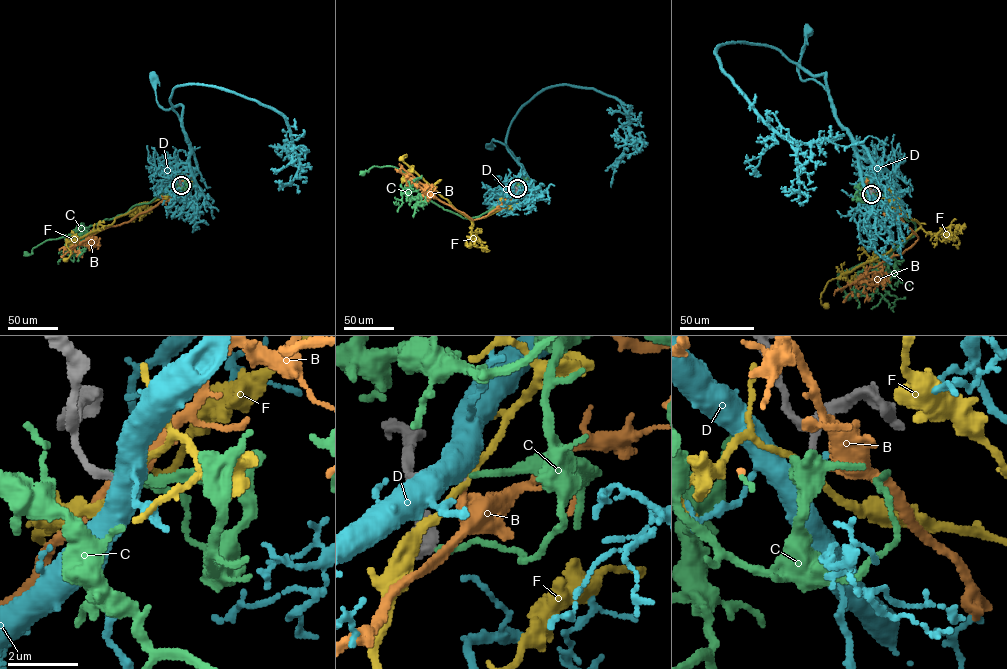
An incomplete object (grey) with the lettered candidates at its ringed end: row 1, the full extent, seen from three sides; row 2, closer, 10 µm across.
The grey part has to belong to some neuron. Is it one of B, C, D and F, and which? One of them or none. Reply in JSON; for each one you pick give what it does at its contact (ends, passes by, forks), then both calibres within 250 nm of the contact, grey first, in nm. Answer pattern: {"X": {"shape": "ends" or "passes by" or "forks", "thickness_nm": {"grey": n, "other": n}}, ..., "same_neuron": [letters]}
{"C": {"shape": "ends", "thickness_nm": {"grey": 190, "other": 200}}, "same_neuron": ["C"]}

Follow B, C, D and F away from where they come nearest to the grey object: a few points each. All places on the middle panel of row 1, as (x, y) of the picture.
B: (517, 188), (500, 208), (473, 220), (439, 201), (403, 168), (399, 172), (395, 169)
C: (517, 188), (521, 182), (489, 211), (463, 218), (419, 194), (395, 167), (373, 166), (361, 173)
D: (517, 188), (527, 181), (525, 170), (504, 144), (493, 140), (489, 147)
F: (517, 189), (506, 206), (472, 221), (403, 161), (406, 154), (401, 158)

